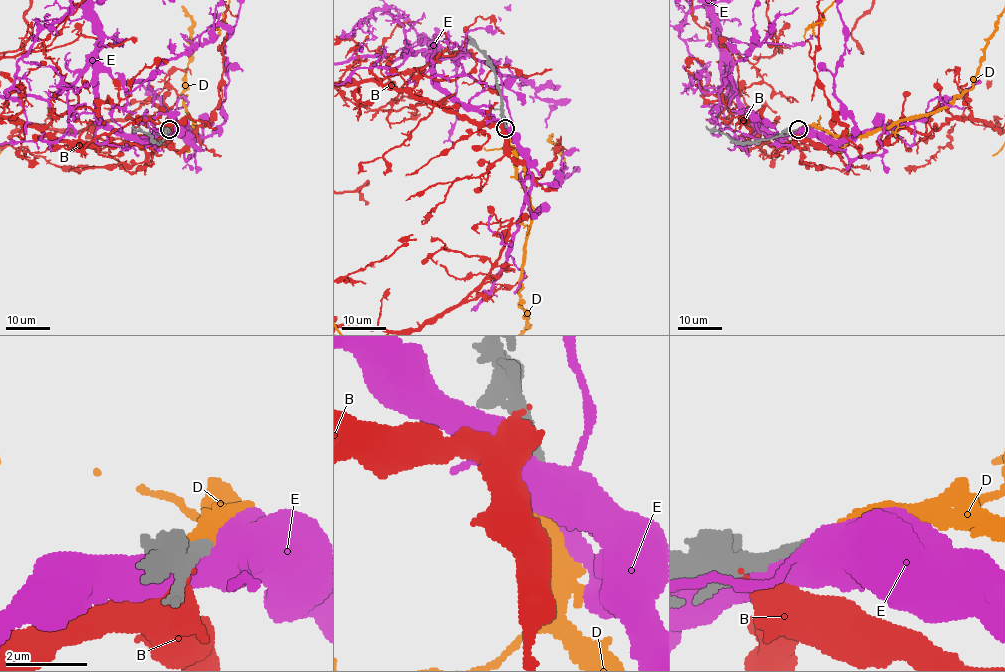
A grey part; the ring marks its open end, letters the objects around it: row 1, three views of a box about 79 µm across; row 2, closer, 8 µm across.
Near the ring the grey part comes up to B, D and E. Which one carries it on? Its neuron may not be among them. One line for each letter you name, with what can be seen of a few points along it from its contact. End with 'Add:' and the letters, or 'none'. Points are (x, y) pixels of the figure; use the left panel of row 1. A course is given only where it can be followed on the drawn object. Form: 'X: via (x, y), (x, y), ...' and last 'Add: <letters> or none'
Add: D

